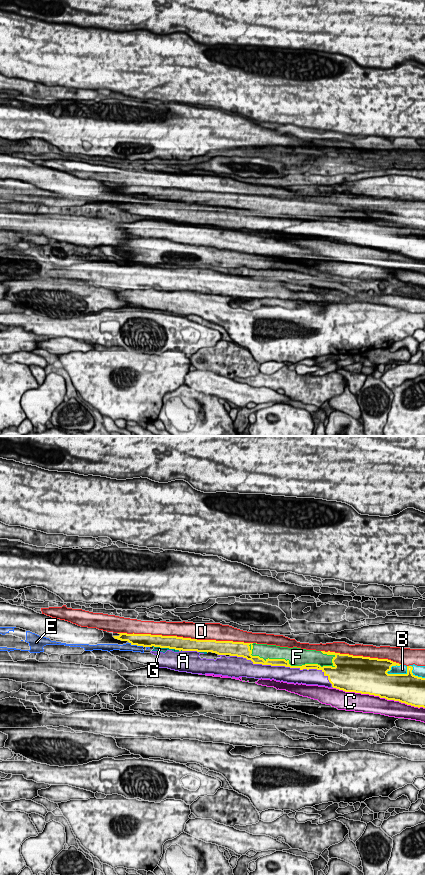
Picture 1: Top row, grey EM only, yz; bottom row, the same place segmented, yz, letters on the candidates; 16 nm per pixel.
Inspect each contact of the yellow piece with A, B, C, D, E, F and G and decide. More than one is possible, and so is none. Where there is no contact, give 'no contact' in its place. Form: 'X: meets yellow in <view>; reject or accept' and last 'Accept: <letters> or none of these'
A: meets yellow in yz; accept
B: meets yellow in yz; reject
C: meets yellow in yz; reject
D: meets yellow in yz; reject
E: meets yellow in yz; reject
F: meets yellow in yz; reject
G: meets yellow in yz; reject
Accept: A

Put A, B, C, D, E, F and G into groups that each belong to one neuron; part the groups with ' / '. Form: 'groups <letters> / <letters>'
groups A / B F / C / D / E / G

